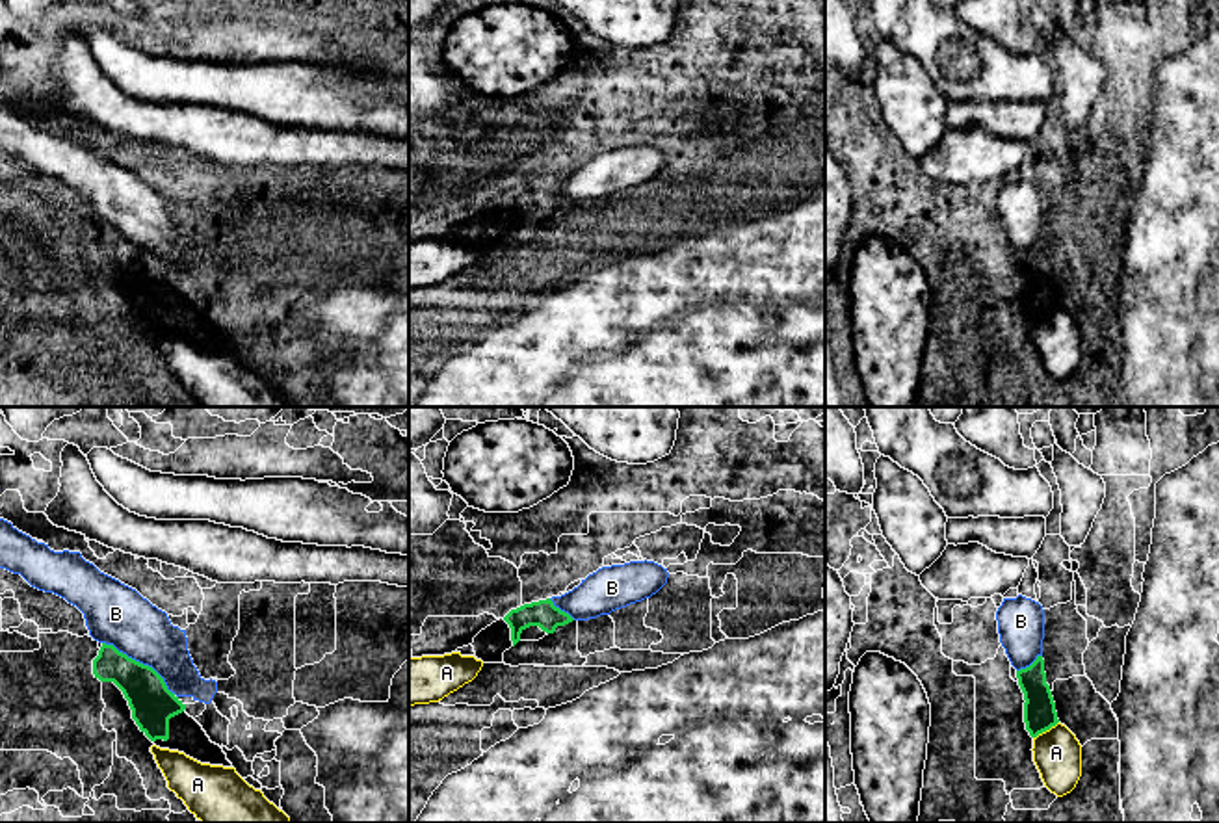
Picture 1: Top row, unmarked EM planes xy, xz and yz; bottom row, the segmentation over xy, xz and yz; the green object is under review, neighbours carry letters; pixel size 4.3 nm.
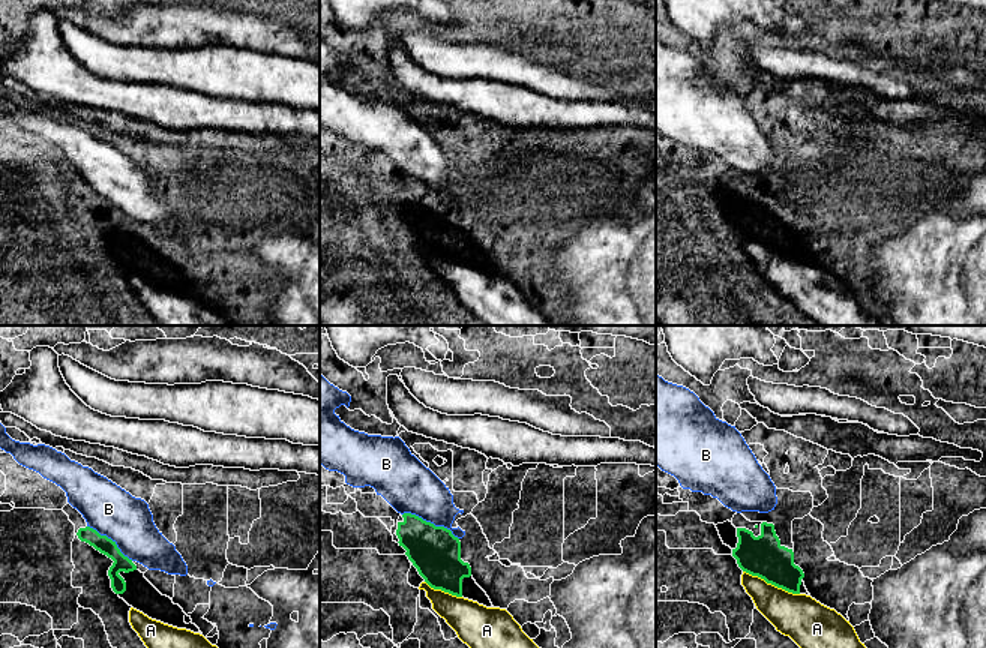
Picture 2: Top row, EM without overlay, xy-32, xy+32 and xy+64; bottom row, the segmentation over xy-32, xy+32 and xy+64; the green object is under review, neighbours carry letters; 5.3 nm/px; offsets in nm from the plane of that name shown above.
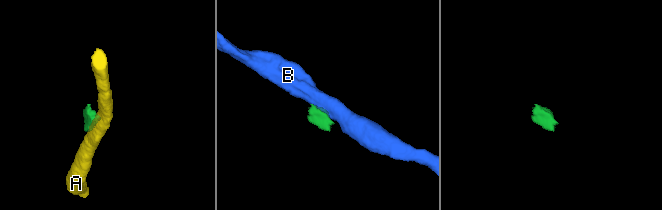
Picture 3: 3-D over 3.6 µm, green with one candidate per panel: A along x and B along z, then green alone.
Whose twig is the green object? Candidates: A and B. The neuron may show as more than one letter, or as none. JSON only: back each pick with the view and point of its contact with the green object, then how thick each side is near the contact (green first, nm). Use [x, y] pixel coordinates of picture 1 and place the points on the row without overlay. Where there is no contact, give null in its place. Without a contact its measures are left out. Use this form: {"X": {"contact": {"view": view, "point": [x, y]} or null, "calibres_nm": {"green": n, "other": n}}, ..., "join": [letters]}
{"join": []}

